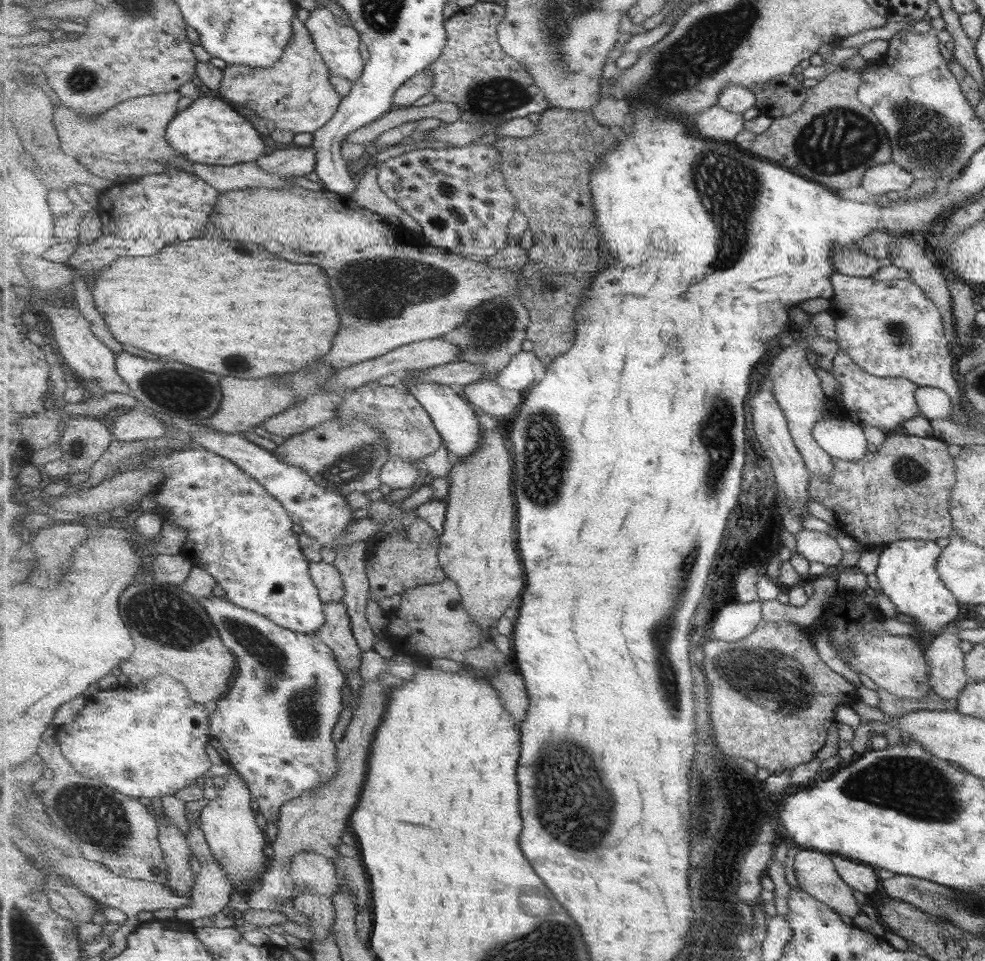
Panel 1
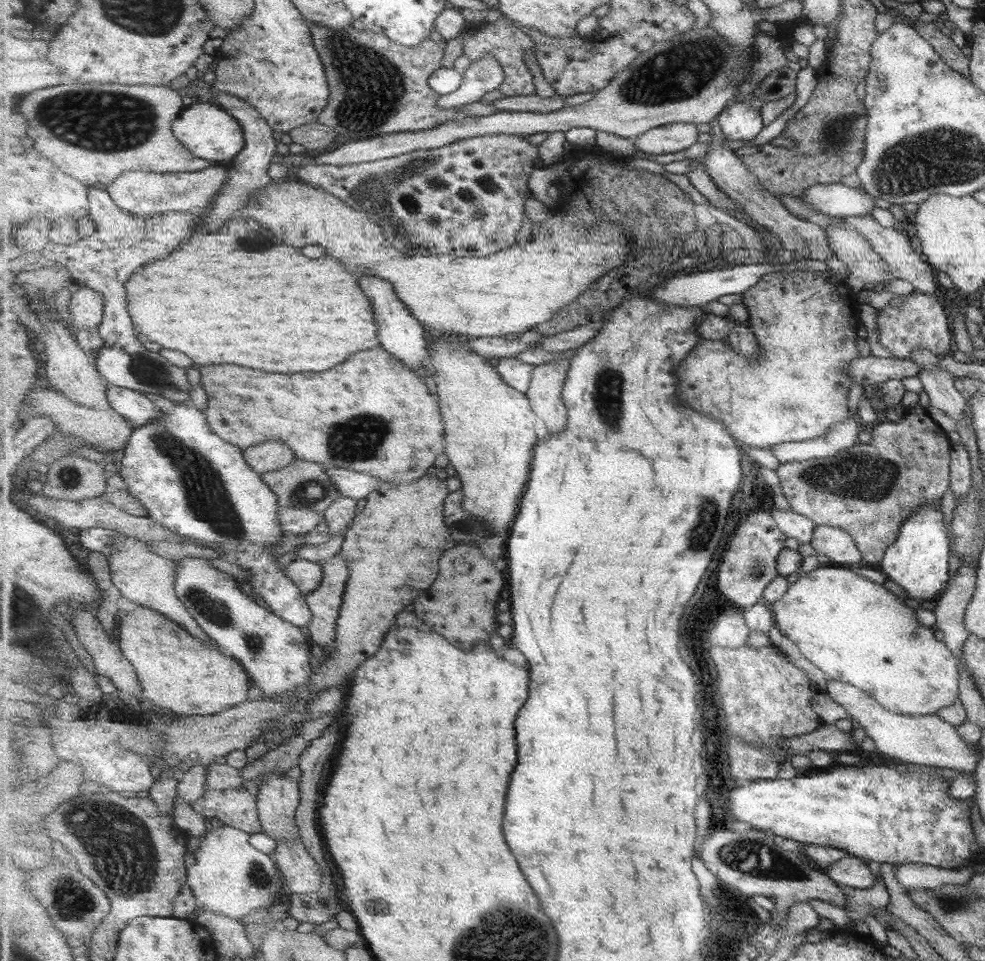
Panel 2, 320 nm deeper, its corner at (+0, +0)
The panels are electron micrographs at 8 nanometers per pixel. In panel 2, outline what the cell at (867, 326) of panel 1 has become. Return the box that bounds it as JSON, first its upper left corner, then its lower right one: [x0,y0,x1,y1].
[875,291,951,359]

